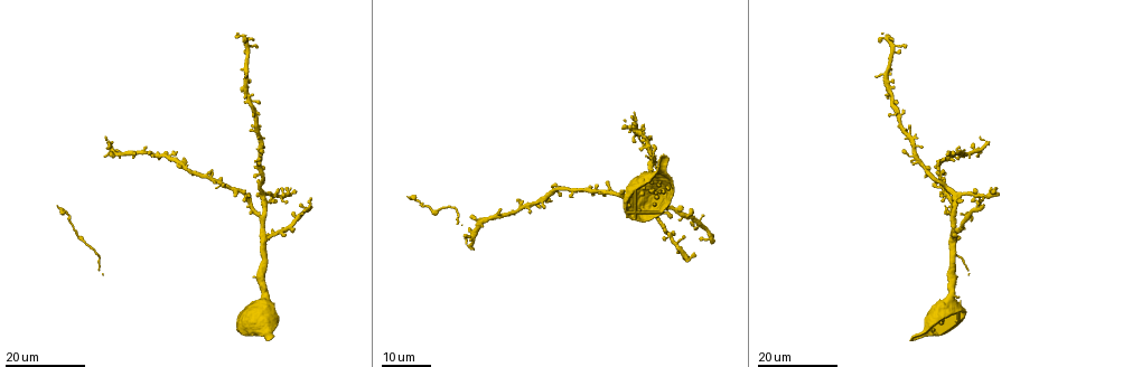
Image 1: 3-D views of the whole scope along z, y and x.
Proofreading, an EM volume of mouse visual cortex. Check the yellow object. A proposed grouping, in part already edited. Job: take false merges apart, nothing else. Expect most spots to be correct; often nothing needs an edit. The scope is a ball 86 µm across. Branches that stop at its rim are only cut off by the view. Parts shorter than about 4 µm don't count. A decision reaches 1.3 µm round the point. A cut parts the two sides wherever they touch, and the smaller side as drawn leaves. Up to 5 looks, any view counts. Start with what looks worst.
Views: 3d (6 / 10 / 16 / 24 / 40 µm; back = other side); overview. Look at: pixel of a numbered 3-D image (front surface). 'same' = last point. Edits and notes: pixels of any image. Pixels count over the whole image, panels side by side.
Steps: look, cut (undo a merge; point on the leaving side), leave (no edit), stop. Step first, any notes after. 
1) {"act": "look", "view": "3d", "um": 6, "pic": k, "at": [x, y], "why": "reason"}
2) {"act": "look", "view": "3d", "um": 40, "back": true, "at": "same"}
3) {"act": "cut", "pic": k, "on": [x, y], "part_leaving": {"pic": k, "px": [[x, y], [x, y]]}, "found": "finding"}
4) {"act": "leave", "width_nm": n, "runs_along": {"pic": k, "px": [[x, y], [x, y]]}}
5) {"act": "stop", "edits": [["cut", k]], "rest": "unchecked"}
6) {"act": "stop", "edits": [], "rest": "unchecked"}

{"act": "look", "view": "3d", "um": 24, "pic": 1, "at": [479, 222]}

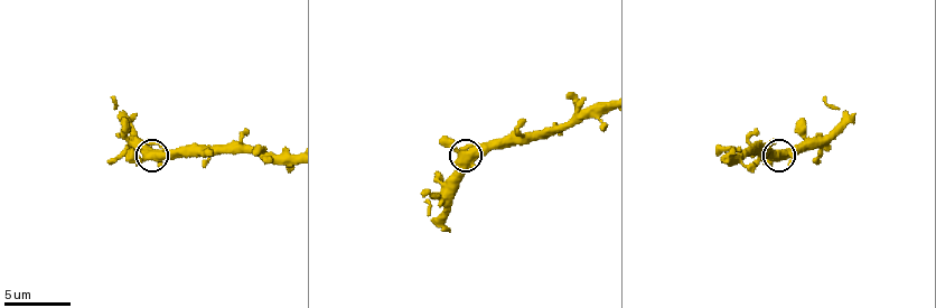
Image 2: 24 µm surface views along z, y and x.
{"act": "look", "view": "3d", "um": 10, "pic": 2, "at": [461, 154]}

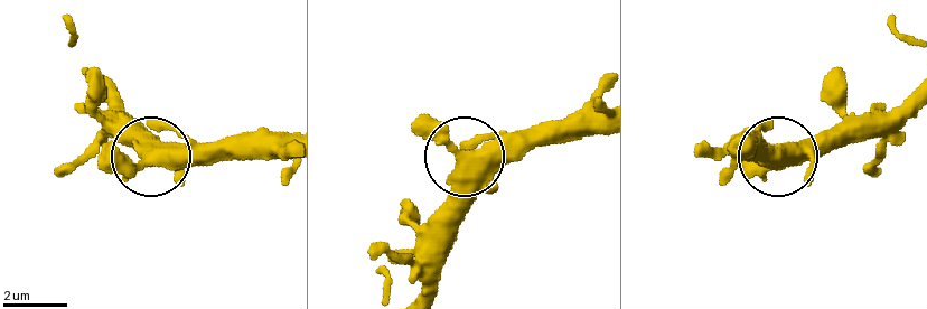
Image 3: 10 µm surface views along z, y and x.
{"act": "leave", "width_nm": 530, "found": "continuous, no second cell"}

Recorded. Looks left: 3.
{"act": "look", "view": "3d", "um": 16, "pic": 1, "at": [951, 217]}

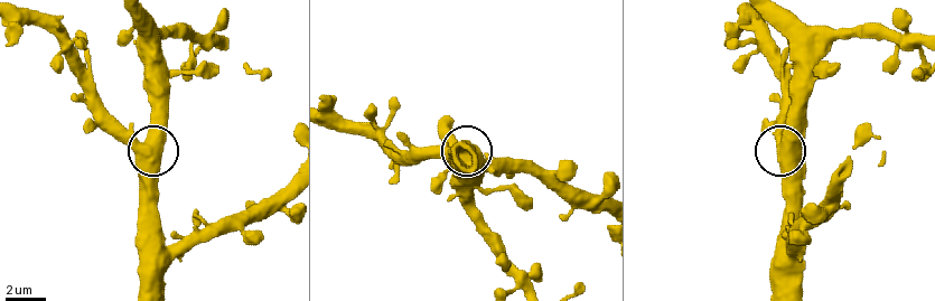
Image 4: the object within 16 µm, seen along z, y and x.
{"act": "look", "view": "3d", "um": 6, "pic": 4, "at": [143, 144], "why": "zoom in"}

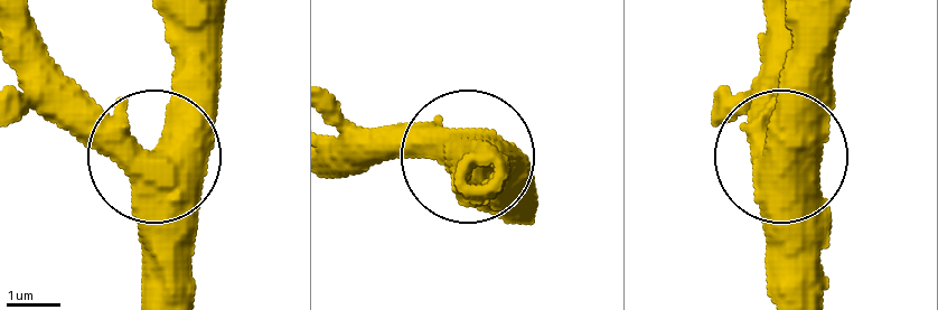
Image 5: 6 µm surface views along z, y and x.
{"act": "leave", "found": "continuous, no second cell"}

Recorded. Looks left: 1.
{"act": "stop", "edits": [], "rest": "unchecked"}

